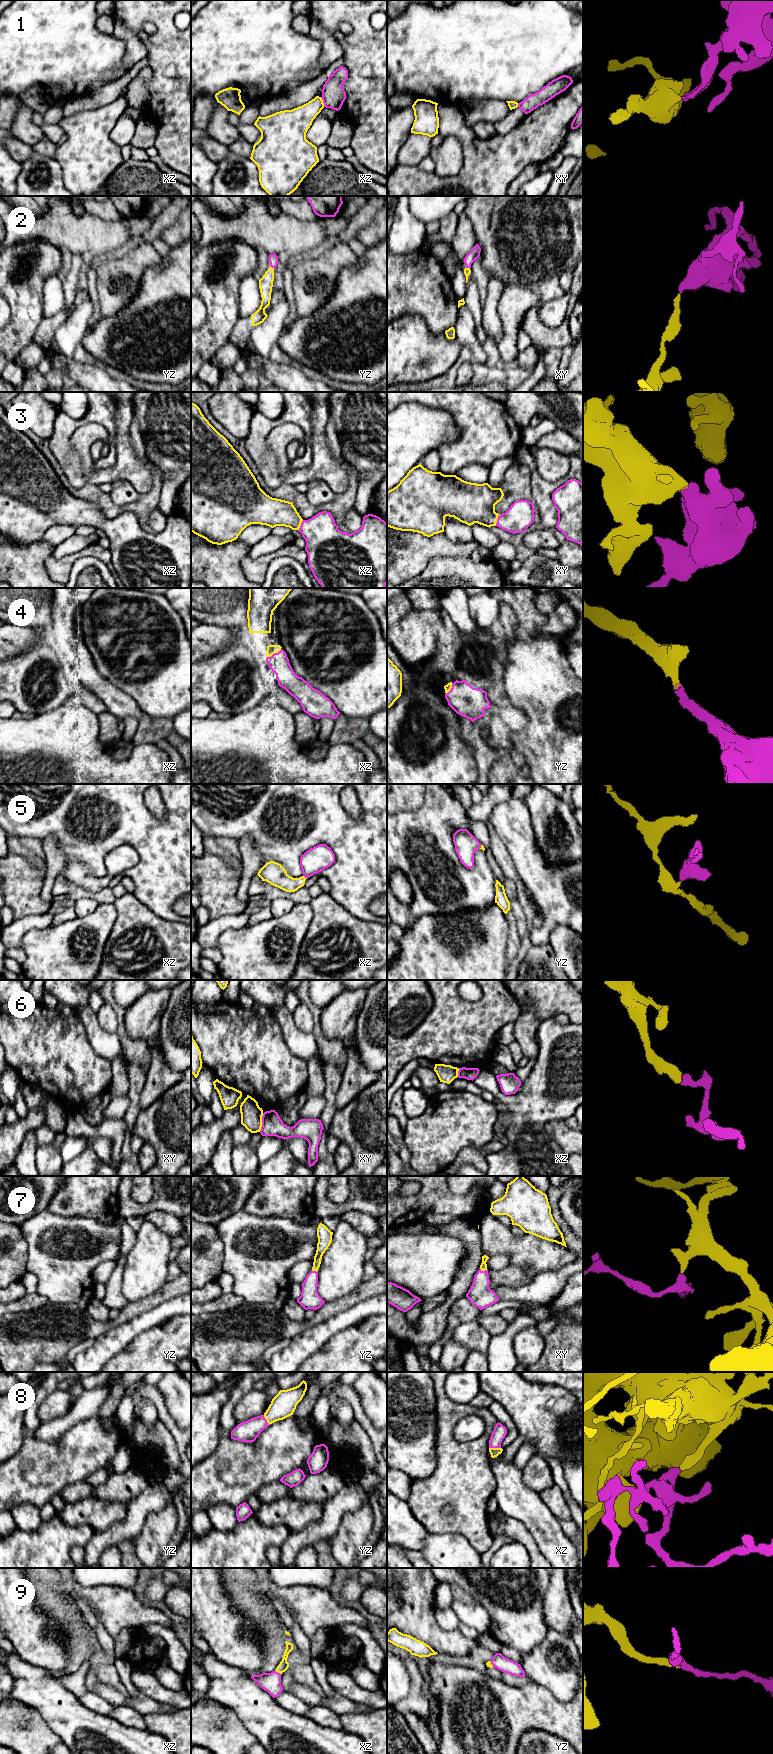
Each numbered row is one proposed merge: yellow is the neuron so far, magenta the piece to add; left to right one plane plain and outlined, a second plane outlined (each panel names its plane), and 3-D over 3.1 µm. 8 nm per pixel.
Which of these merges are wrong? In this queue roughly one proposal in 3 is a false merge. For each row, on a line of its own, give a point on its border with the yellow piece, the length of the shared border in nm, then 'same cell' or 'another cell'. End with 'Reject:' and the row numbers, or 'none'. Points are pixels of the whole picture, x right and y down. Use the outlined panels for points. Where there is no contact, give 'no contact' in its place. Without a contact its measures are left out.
1: xz (322, 102) | 90 nm | another cell
2: yz (271, 267) | 40 nm | same cell
3: xy (496, 520) | 100 nm | same cell
4: xz (274, 652) | 140 nm | same cell
5: xz (304, 877) | 40 nm | same cell
6: xy (261, 1122) | 160 nm | another cell
7: xy (484, 1270) | 60 nm | same cell
8: xz (495, 1448) | 100 nm | same cell
9: xz (278, 1672) | 70 nm | same cell
Reject: 1, 6

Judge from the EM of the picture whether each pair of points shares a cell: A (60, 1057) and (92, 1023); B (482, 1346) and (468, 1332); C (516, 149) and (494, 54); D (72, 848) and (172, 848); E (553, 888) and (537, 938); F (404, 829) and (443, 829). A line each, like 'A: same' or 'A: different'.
A: different
B: same
C: different
D: same
E: same
F: same

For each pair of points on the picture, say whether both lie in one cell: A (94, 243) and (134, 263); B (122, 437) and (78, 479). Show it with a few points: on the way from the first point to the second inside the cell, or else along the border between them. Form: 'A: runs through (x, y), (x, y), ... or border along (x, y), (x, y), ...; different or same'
A: border along (114, 254), (100, 259); different
B: border along (116, 413), (115, 432), (112, 436); different

